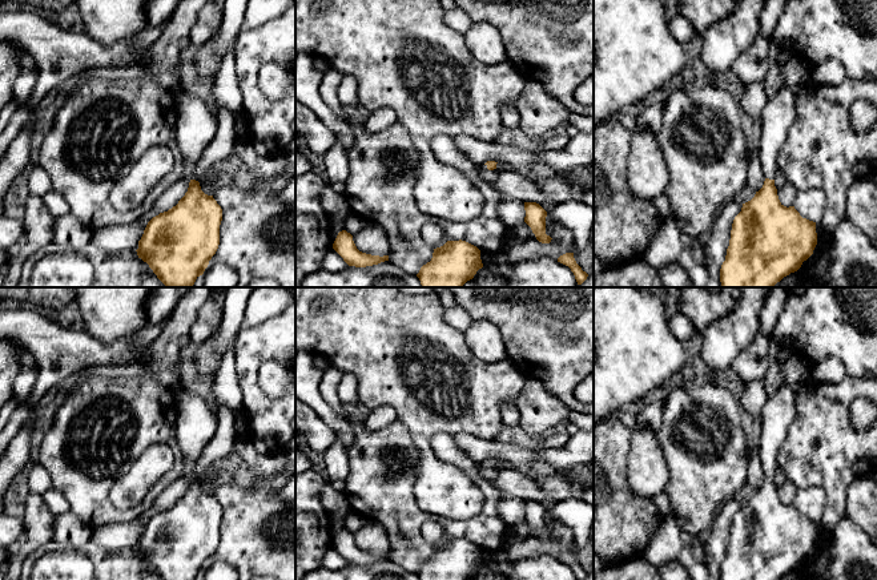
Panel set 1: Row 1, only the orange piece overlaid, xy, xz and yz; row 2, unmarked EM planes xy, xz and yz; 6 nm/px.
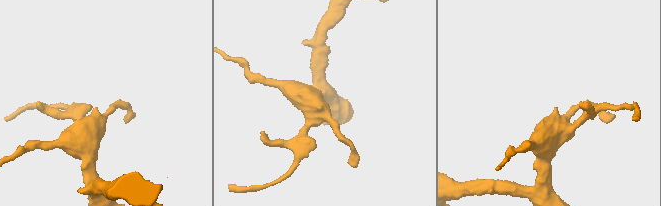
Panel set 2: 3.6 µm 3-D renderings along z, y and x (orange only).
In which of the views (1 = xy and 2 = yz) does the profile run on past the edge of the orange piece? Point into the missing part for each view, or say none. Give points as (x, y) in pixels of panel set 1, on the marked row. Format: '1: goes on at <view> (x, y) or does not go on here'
1: does not go on here
2: goes on at yz (777, 116)

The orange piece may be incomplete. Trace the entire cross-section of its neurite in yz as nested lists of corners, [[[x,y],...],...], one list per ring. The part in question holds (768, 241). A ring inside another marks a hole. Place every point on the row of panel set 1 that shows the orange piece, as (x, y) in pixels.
[[[783,86],[759,116],[757,156],[767,178],[733,219],[721,287],[773,287],[813,254],[816,222],[802,218],[794,206],[784,206],[775,186],[779,153],[794,118],[796,97]]]

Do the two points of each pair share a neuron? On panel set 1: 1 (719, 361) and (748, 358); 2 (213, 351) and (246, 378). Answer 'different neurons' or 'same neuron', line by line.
1: different neurons
2: different neurons

